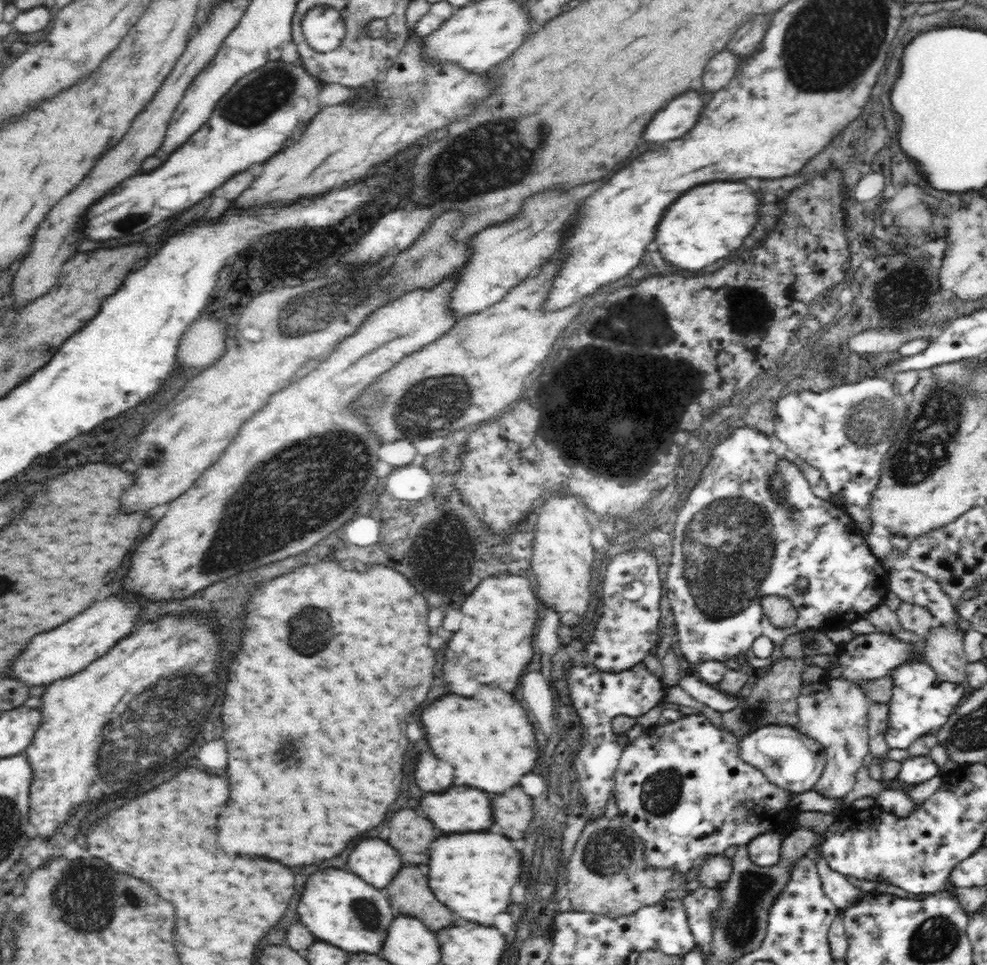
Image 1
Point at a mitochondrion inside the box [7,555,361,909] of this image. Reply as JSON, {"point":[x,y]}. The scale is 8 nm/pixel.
{"point":[143,729]}

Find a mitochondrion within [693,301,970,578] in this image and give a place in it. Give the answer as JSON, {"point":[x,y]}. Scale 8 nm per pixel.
{"point":[923,445]}

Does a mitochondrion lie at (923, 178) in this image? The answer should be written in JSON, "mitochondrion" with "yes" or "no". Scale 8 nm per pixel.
{"mitochondrion":"no"}

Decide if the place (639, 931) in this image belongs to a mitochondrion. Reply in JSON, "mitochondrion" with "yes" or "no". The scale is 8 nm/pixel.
{"mitochondrion":"no"}

